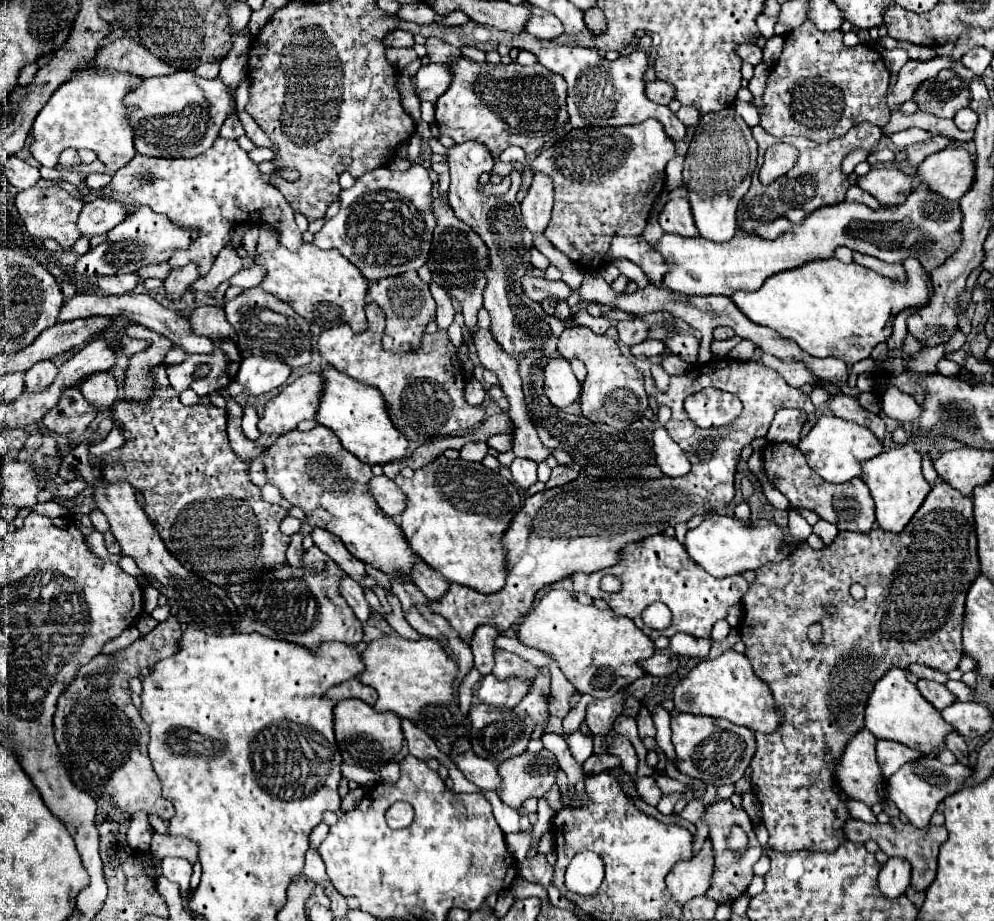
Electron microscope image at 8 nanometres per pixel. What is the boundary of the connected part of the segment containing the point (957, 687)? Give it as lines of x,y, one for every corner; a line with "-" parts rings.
947,681
945,685
959,701
977,701
977,691
965,685
963,681

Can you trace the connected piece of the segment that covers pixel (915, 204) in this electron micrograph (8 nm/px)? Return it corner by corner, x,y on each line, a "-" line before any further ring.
919,185
915,193
907,197
903,205
895,207
885,207
879,211
869,209
867,205
861,203
837,203
833,207
823,207
821,211
813,211
807,215
803,225
793,227
793,235
781,235
781,239
775,241
765,241
761,237
751,237
751,235
735,235
729,243
709,243
701,237
681,237
673,233
663,233
661,239
653,245
655,251
659,251
665,259
667,273
663,275
663,285
671,291
685,293
685,295
727,295
731,297
733,291
755,291
763,285
767,277
773,273
785,271
799,267
801,263
807,263
809,259
819,259
819,257
831,257
835,247
847,245
853,251
861,251
867,255
873,255
885,263
901,263
907,257
917,257
921,265
931,271
933,267
939,267
949,259
957,247
961,245
961,211
959,205
947,199
941,199
941,195
933,195
927,191
925,185

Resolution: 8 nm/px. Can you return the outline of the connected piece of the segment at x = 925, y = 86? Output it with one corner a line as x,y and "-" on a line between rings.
943,69
917,87
913,101
925,113
953,119
953,115
963,109
965,103
969,103
969,89
965,81
961,81
949,69

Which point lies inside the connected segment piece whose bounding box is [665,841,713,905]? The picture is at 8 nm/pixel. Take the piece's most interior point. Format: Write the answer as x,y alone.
689,878

